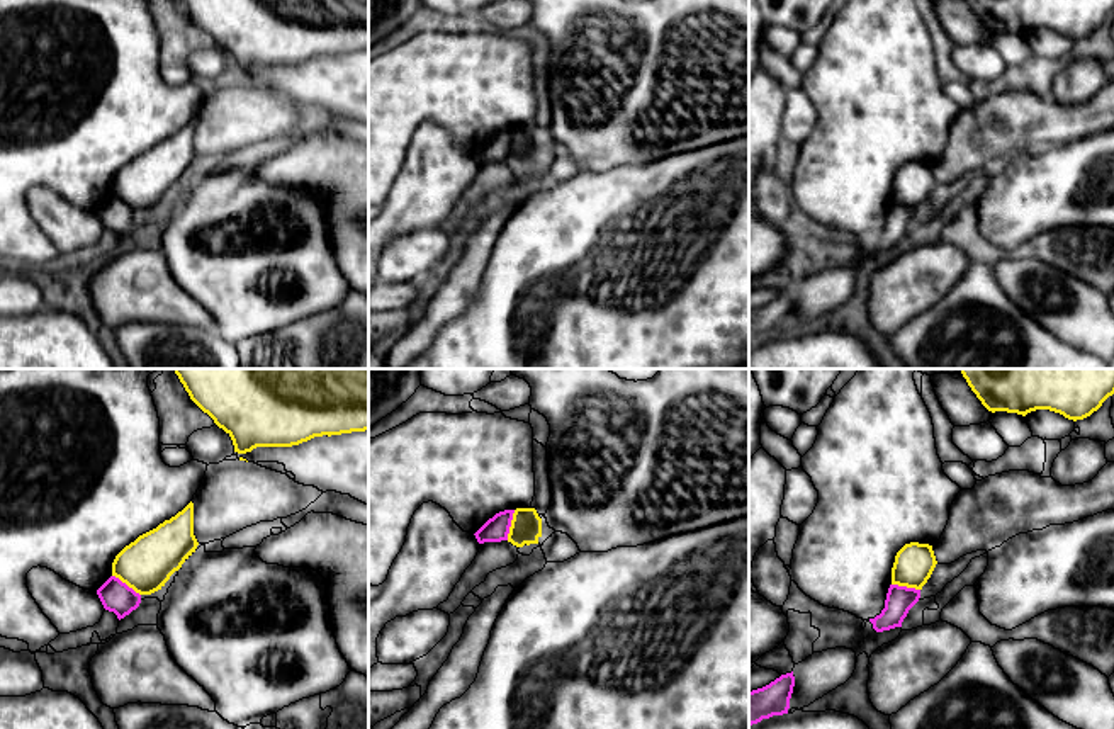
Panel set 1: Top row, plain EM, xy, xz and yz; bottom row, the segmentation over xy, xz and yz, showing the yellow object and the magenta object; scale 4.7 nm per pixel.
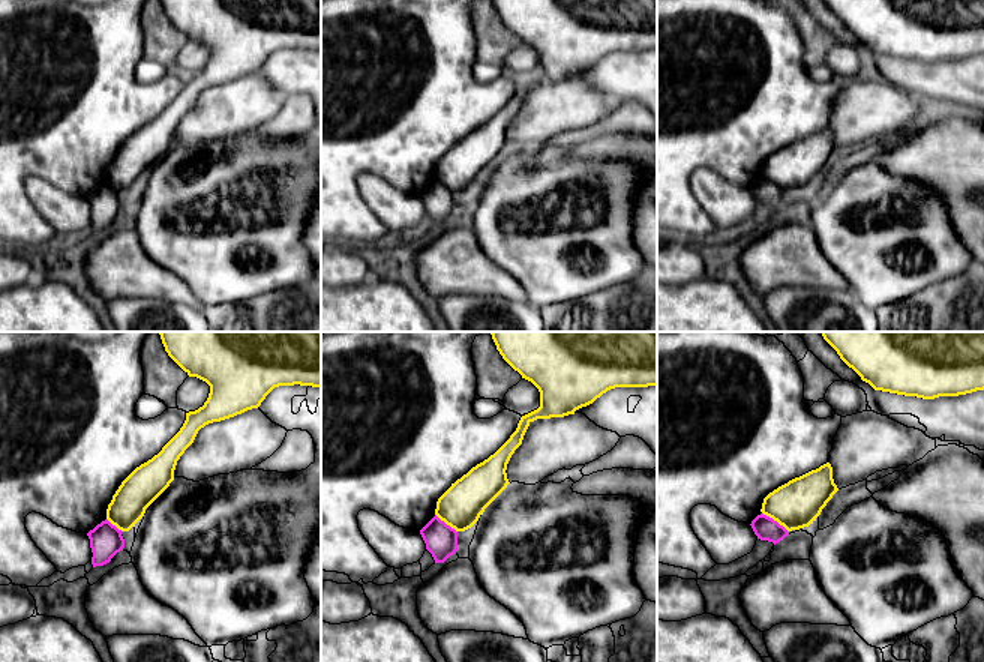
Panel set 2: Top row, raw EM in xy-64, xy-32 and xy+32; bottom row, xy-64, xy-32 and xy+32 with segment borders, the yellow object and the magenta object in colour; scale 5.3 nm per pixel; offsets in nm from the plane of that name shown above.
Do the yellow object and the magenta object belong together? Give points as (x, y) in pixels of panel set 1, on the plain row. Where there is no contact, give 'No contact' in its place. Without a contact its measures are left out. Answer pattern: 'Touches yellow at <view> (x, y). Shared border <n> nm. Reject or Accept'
Touches yellow at xz (511, 145). Shared border 150 nm. Reject

